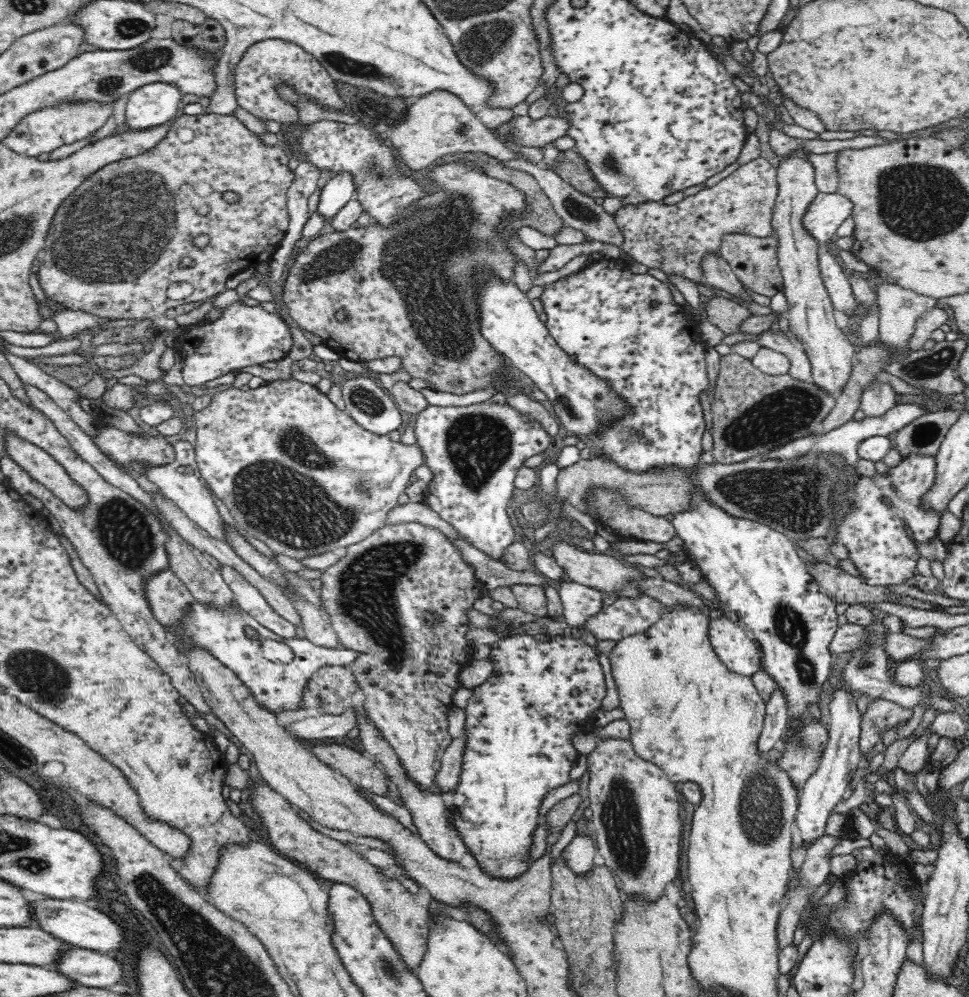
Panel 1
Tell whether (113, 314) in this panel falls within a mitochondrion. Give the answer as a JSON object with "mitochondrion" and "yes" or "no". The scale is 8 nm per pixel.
{"mitochondrion":"no"}

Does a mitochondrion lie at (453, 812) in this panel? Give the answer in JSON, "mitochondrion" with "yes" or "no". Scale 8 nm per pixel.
{"mitochondrion":"no"}

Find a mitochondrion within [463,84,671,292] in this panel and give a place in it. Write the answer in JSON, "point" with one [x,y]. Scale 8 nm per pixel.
{"point":[612,164]}

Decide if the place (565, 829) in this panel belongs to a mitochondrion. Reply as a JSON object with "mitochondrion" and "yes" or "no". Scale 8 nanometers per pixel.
{"mitochondrion":"no"}

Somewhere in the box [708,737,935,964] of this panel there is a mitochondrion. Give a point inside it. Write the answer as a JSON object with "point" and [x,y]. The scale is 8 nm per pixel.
{"point":[762,810]}

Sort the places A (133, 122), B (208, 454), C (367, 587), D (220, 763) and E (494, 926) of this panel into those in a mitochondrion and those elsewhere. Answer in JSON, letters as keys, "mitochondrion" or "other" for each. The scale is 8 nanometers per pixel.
{"A":"other","B":"other","C":"mitochondrion","D":"other","E":"other"}

